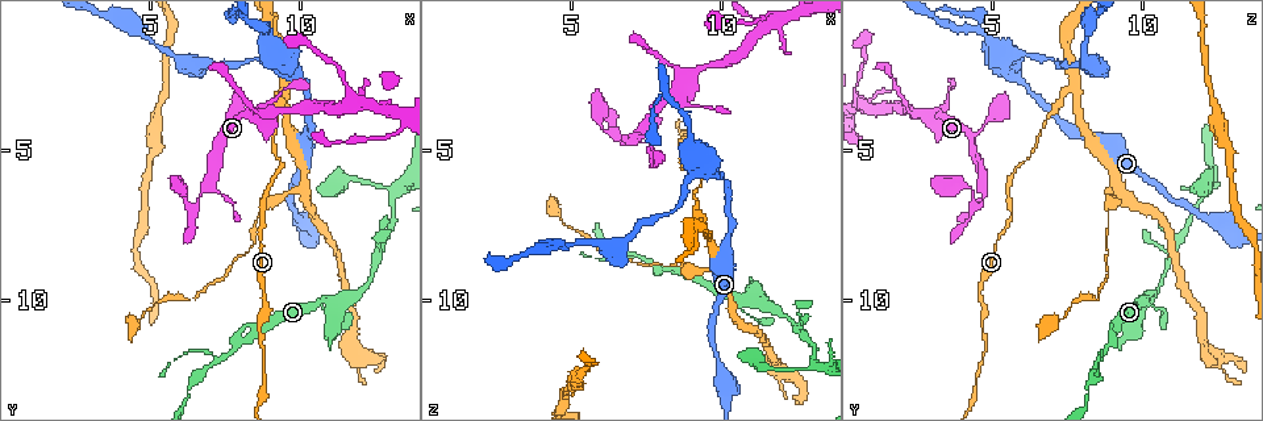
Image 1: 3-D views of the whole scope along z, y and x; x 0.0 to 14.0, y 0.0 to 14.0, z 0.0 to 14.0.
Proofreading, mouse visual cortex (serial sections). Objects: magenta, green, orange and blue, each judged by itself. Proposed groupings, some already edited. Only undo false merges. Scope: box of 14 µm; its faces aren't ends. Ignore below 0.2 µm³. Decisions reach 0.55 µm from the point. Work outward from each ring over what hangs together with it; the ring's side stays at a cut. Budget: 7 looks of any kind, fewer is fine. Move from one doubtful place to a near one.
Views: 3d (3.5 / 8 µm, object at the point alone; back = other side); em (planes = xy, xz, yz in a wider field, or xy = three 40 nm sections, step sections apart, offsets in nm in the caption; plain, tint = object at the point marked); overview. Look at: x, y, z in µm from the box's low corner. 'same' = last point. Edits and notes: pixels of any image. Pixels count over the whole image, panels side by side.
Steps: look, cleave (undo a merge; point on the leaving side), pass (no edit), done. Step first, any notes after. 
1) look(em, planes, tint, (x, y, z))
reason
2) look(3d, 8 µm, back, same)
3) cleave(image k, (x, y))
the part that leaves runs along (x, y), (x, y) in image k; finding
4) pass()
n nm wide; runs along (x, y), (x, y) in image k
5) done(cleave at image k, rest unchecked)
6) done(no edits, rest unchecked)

look(3d, 3.5 µm, (9.0, 1.7, 5.7))
thick turns thin

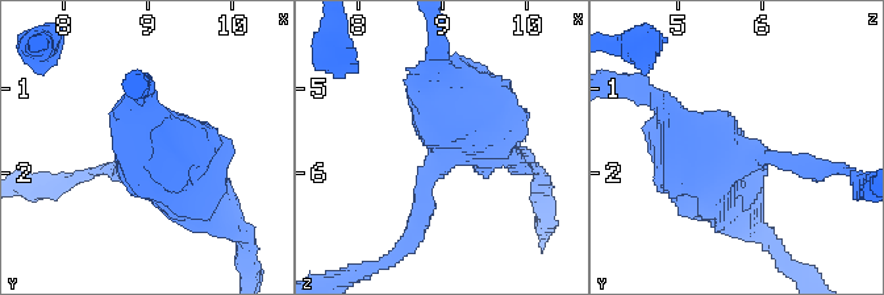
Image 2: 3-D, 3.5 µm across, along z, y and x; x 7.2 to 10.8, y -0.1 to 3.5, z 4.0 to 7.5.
look(em, xy, step 2, tint, (9.05, 1.80, 5.75))
now the EM

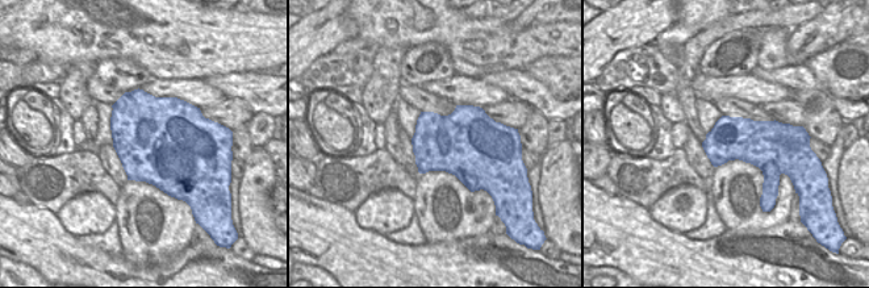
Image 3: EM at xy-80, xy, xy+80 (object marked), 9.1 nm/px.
look(em, xy, step 5, tint, same)
cut it another way

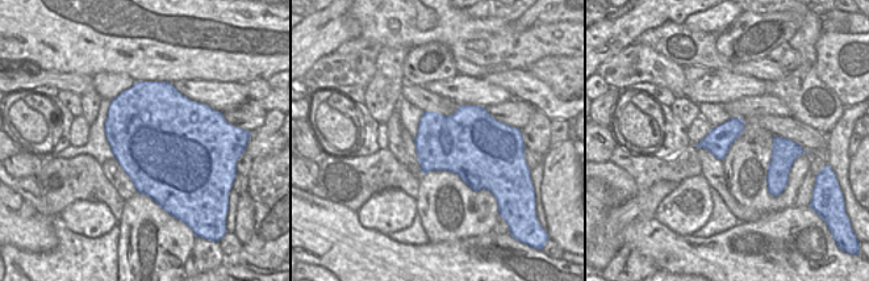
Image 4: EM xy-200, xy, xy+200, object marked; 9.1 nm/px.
pass()
continuous, no second cell

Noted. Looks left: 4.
look(3d, 3.5 µm, (9.4, 2.8, 7.7))

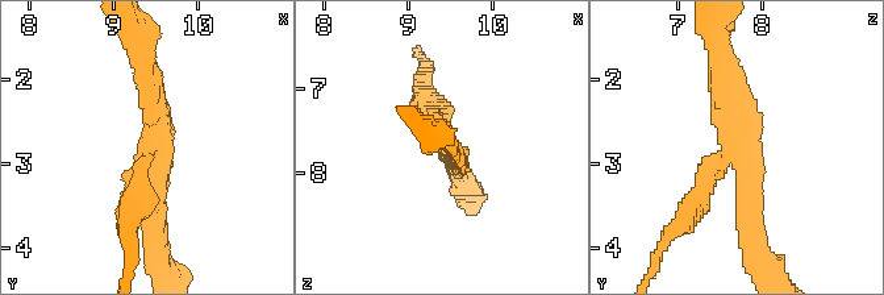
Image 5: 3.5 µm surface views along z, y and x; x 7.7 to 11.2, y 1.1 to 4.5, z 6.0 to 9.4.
look(em, xy, step 1, tint, (9.40, 2.80, 7.65))
3 arms; arms of 200, 200, 300 nm; shape alone is not enough

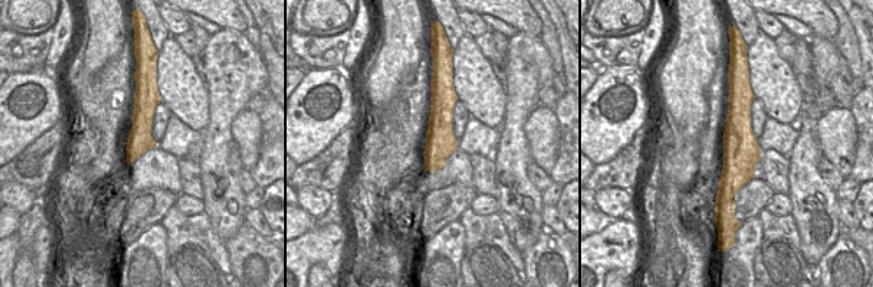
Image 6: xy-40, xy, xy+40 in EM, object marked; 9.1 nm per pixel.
cleave(image 5, (739, 206))
280 nm wide; the part that leaves runs along (733, 148), (767, 269) in image 5; a second cell is stuck on

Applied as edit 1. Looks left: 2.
done(cleave at image 5, rest unchecked)

